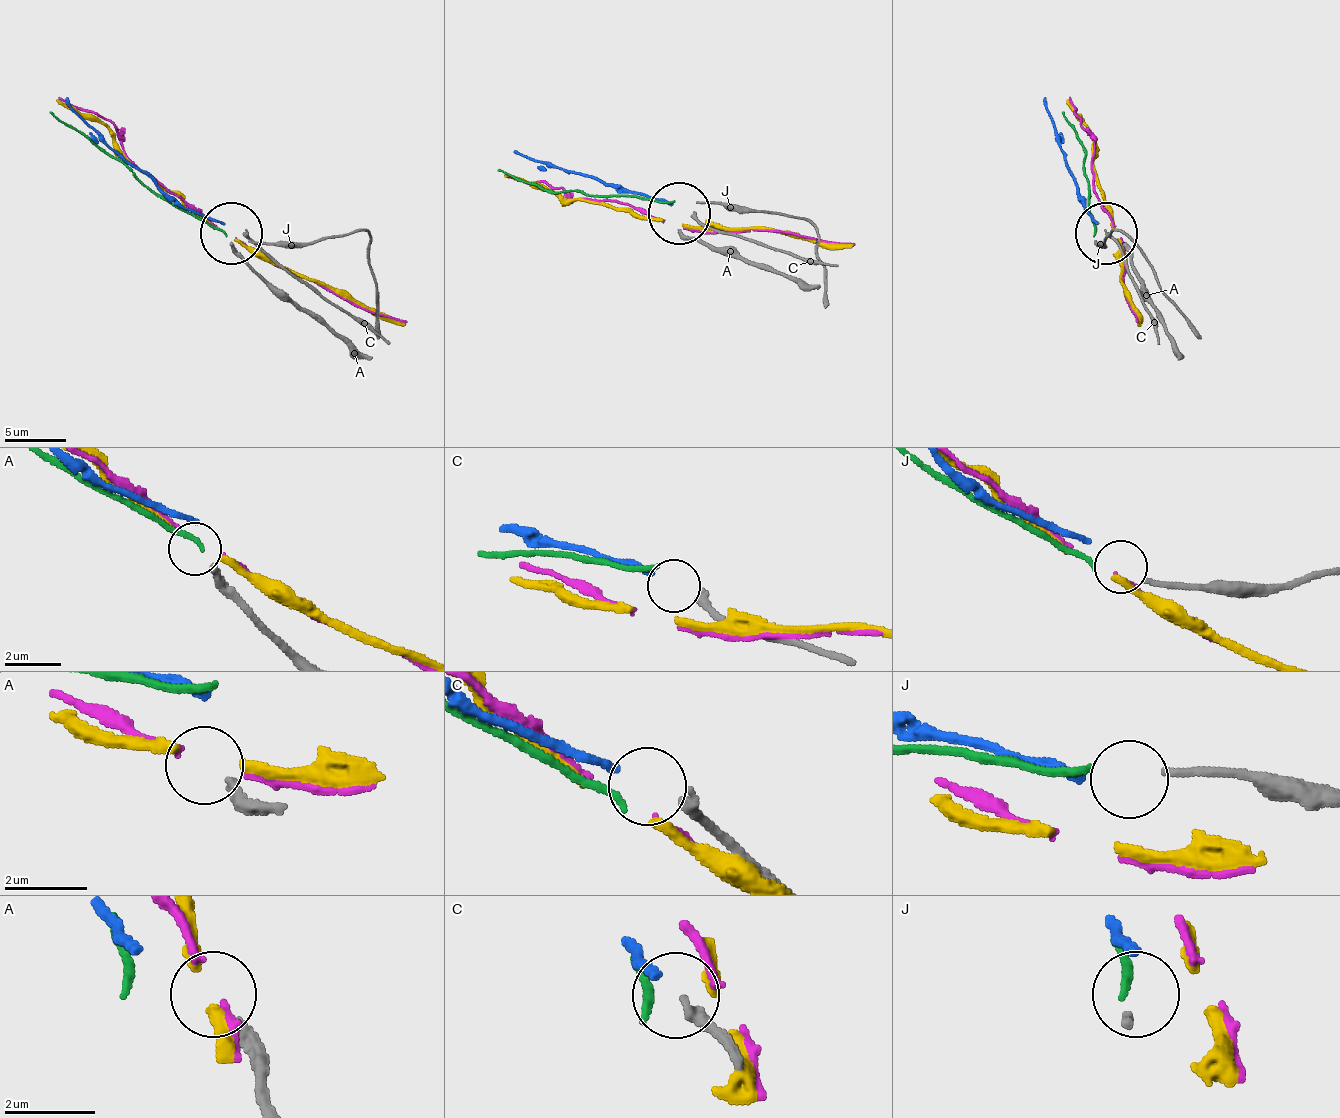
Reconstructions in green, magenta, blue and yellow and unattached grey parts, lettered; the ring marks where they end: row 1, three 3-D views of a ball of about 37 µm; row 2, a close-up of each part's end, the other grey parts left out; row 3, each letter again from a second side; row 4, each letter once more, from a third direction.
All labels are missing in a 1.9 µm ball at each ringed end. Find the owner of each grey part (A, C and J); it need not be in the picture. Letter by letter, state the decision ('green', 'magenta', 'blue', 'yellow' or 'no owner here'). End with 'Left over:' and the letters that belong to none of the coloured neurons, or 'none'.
A: no owner here
C: blue
J: green
Left over: A

